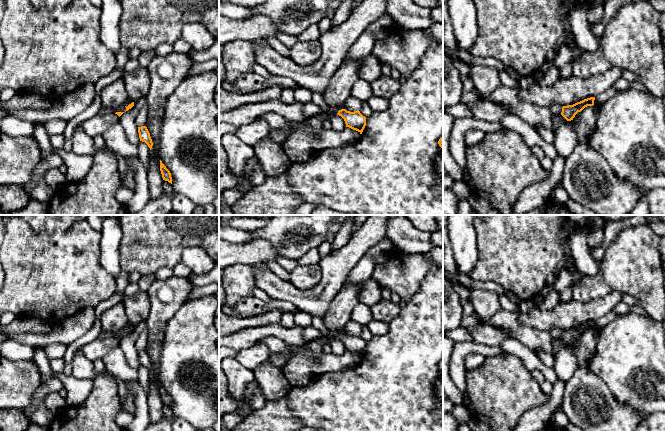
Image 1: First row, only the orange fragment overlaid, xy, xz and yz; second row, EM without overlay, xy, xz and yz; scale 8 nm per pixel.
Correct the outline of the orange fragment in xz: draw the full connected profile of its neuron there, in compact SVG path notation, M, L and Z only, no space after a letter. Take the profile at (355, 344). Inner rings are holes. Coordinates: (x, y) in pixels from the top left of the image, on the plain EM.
M341 333L337 338L344 343L346 351L356 354L362 358L366 350L366 341L363 340L360 335L350 336L346 333Z

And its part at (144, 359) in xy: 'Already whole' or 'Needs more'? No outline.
Already whole

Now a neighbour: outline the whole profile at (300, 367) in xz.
M268 336L257 343L263 343L272 354L286 354L288 359L284 363L286 378L292 387L304 386L318 374L331 371L347 370L356 366L360 356L346 351L342 355L323 353L313 356L303 350L303 346L291 346L282 339Z

